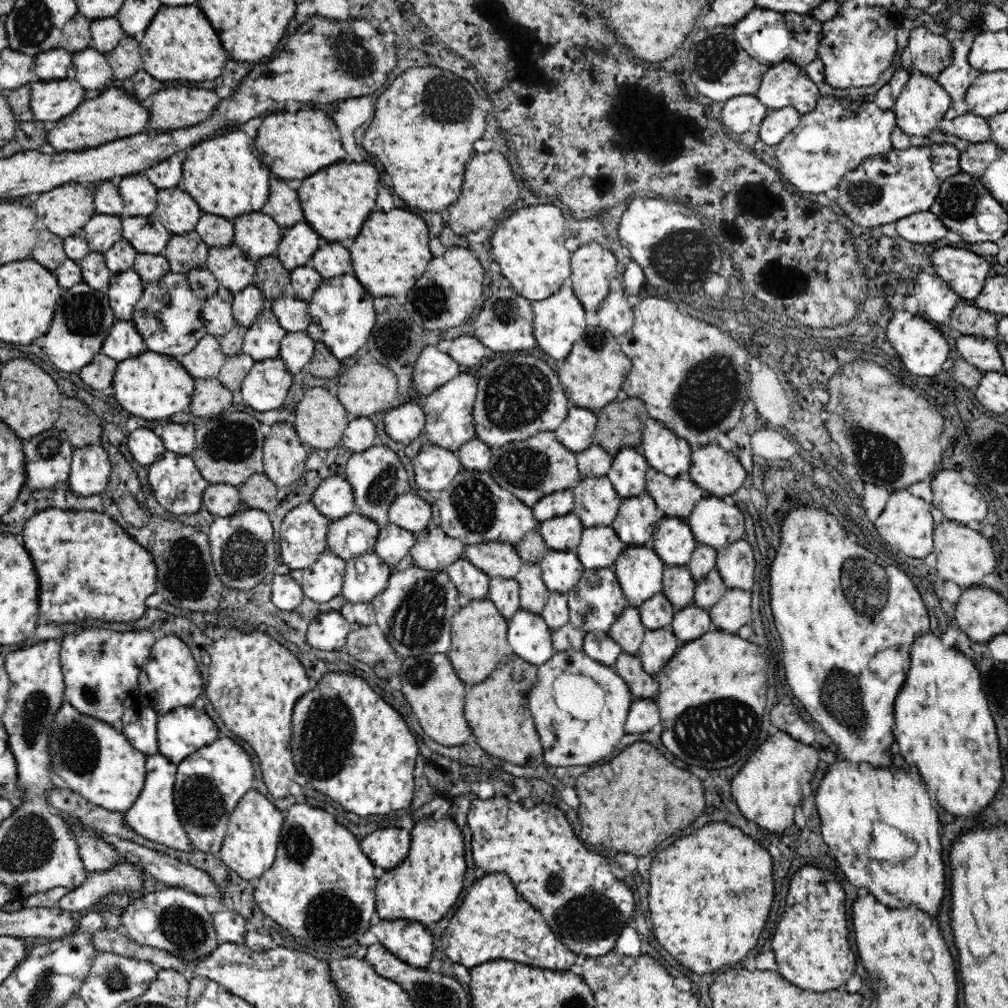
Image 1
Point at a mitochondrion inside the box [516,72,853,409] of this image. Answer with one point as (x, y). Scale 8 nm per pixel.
(681, 258)

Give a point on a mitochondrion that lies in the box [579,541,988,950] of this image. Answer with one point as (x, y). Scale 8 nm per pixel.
(716, 731)

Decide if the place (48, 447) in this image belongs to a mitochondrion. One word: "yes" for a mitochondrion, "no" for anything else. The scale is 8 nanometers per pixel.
yes

